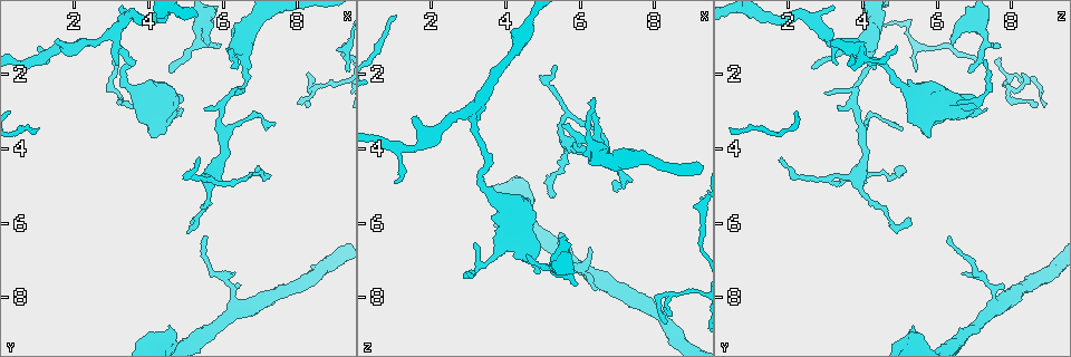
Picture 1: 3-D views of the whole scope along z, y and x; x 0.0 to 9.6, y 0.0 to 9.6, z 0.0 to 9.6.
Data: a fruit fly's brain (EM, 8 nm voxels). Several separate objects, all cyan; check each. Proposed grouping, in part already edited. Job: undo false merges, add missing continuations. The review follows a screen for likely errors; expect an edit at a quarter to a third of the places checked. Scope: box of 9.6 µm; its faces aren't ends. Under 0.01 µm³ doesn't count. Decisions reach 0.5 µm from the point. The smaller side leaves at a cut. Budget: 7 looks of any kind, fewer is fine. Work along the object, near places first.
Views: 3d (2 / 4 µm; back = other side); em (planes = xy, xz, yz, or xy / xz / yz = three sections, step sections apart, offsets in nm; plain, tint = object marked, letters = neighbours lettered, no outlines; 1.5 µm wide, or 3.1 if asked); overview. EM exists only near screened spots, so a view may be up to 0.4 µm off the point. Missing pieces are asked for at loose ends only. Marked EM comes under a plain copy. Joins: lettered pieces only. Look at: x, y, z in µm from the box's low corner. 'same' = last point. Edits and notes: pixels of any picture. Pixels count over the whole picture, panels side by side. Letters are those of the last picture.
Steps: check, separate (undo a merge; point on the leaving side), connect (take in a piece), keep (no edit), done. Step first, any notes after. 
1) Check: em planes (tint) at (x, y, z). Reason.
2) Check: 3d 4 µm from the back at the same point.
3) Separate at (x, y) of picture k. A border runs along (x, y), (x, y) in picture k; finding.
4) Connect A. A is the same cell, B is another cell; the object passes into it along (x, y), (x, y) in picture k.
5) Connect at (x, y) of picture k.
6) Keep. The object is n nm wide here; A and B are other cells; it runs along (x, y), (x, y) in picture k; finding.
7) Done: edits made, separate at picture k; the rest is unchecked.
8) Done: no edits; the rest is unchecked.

Check: em yz step 8 (letters) at (4.60, 8.90, 5.35). An open end.

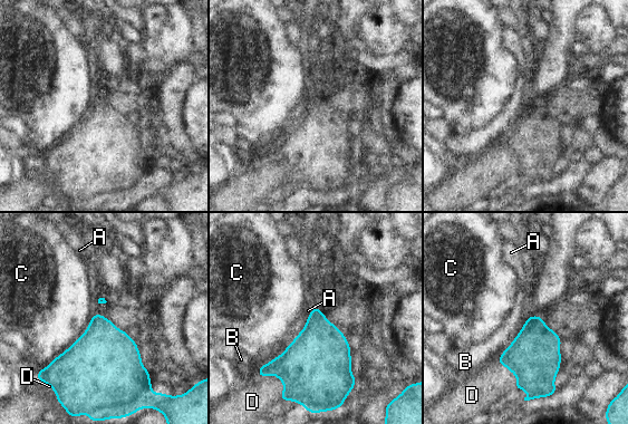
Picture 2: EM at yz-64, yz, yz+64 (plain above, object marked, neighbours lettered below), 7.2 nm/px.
Keep. A, B, C and D are other cells; a border runs along (307, 319), (293, 340), (258, 370) in picture 2; none of them fits.

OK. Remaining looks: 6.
Check: em planes (letters) at (1.00, 1.20, 5.00). An open end.

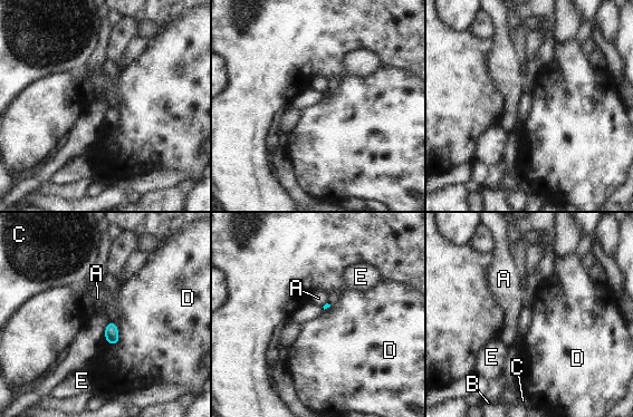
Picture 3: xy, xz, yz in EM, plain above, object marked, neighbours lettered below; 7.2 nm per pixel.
Keep. A, B, C, D and E are other cells; a border runs along (114, 321), (118, 341), (113, 346) in picture 3; none of them fits.

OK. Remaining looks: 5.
Check: em yz step 4 (tint) at (3.15, 1.65, 7.25).

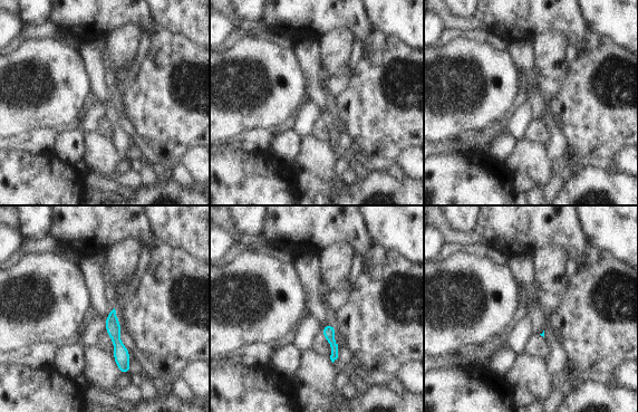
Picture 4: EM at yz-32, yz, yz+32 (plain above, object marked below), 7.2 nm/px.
Check: em planes (letters) at the same point.

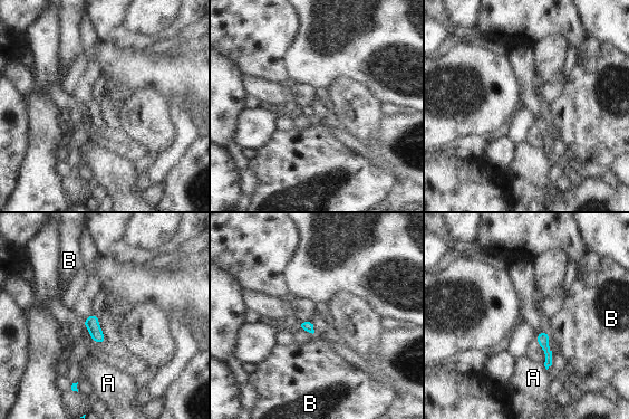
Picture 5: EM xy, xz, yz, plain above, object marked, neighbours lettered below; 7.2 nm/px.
Keep. A and B are other cells; none of them fits.

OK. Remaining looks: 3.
Done: no edits; the rest is unchecked.

